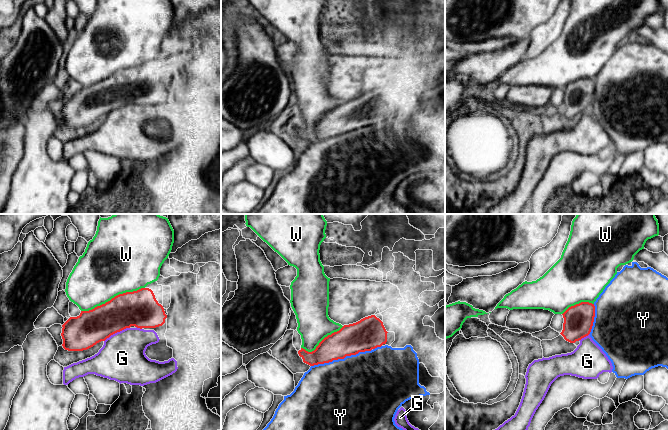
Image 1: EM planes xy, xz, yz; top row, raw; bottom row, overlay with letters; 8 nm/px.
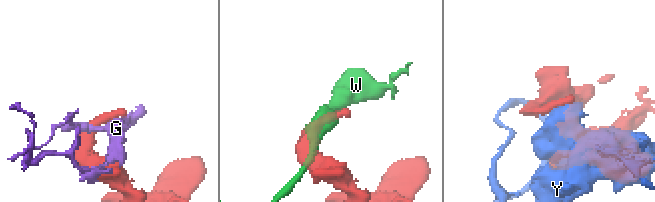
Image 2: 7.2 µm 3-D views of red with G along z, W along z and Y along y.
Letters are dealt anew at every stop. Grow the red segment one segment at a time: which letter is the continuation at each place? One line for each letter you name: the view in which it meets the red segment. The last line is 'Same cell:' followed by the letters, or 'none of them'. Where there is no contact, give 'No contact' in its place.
Y: Touches red in xz
Same cell: Y

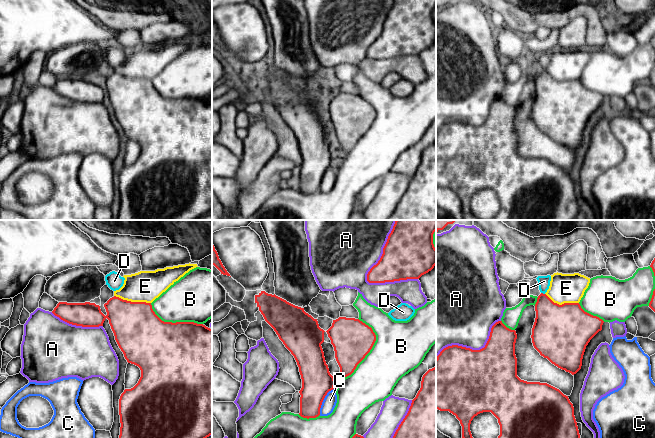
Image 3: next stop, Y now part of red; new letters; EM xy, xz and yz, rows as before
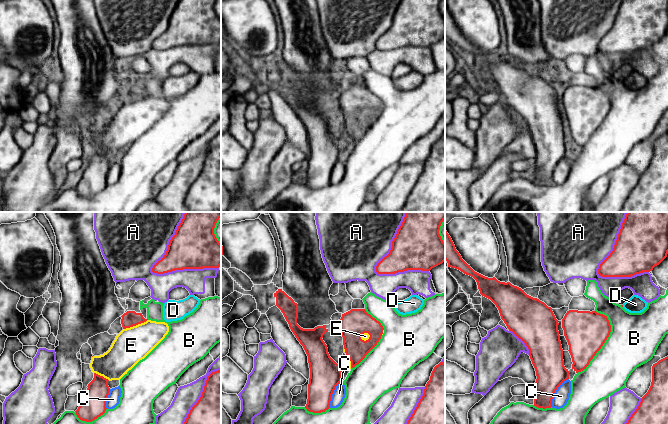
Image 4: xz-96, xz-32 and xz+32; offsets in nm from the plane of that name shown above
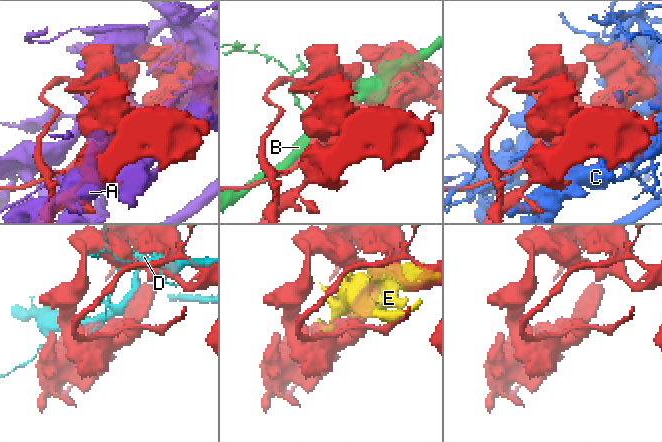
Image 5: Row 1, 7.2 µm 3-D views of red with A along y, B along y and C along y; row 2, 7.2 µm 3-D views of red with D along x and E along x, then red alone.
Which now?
Same cell: none of them

